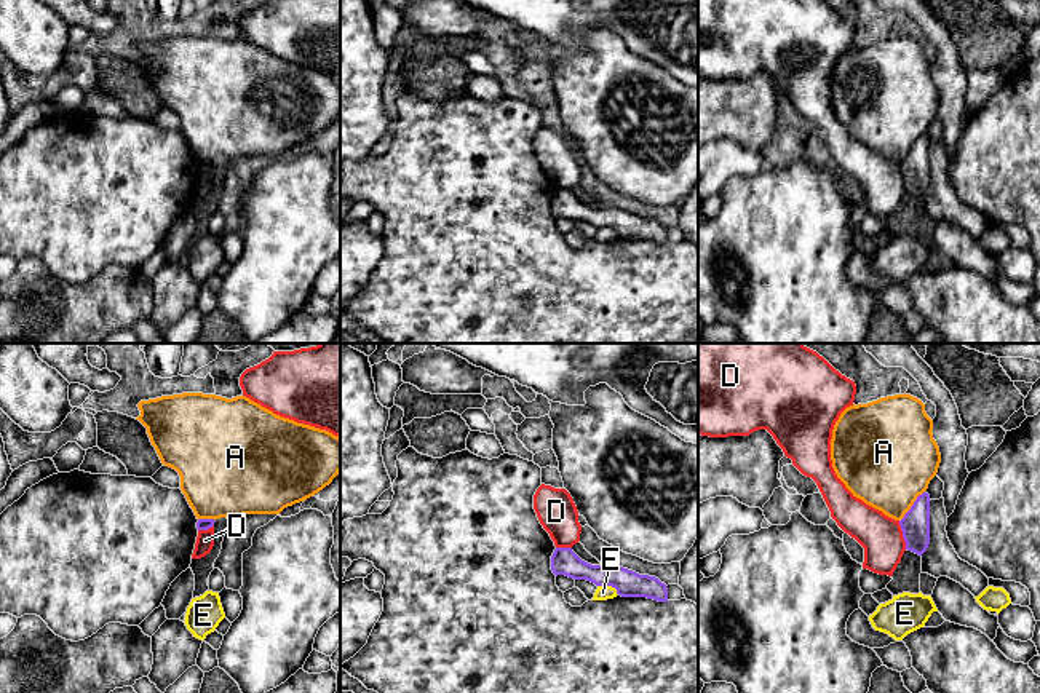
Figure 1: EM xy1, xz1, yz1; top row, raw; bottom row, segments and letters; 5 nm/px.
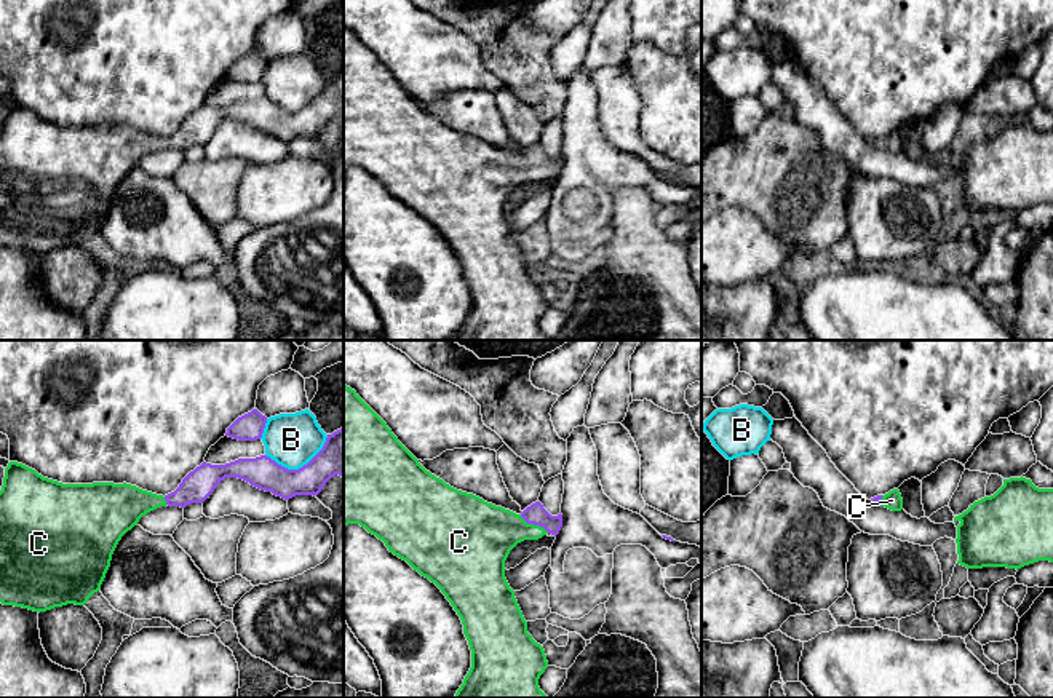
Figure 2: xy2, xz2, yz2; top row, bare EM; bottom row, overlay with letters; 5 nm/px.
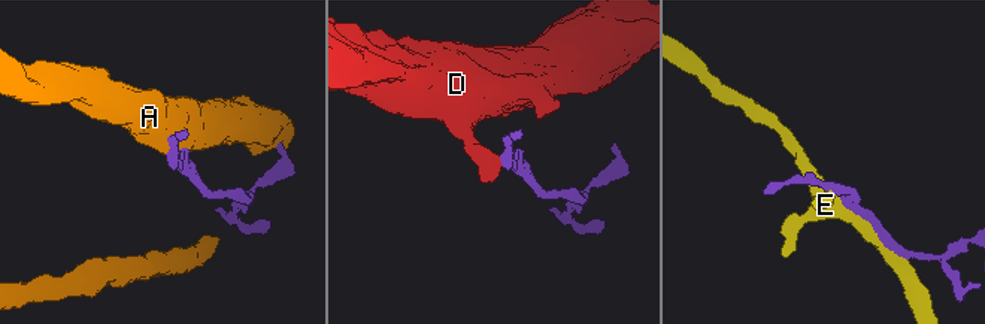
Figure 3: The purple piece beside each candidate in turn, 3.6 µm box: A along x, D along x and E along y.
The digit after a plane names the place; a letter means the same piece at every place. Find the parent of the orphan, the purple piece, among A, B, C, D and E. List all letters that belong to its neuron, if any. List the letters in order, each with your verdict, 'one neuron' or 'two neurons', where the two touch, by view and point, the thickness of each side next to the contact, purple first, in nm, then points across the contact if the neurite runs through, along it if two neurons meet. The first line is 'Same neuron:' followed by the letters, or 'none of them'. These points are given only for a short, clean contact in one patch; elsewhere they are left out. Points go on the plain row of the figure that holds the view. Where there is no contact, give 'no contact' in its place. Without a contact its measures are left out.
Same neuron: C
A: two neurons | yz1 (912, 147) | 140/460 nm
B: two neurons | xy2 (299, 111) | 220/280 nm
C: one neuron | xz2 (534, 166) | 100/300 nm | across xz2 (536, 155), (534, 166), (486, 176)
D: two neurons | yz1 (903, 178) | 140/200 nm | along yz1 (898, 163), (906, 190)
E: two neurons | xz1 (609, 227) | 140/80 nm

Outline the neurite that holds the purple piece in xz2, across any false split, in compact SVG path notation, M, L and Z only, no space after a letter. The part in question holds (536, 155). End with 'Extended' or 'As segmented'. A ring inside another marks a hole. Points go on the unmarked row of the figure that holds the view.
M344 26L344 168L360 166L385 185L390 195L406 203L435 225L462 262L471 292L471 310L454 340L548 340L538 321L548 310L545 292L527 275L527 264L505 220L510 193L524 182L558 177L562 157L551 158L540 144L516 157L483 141L457 133L427 113L398 83L387 65Z. Extended

